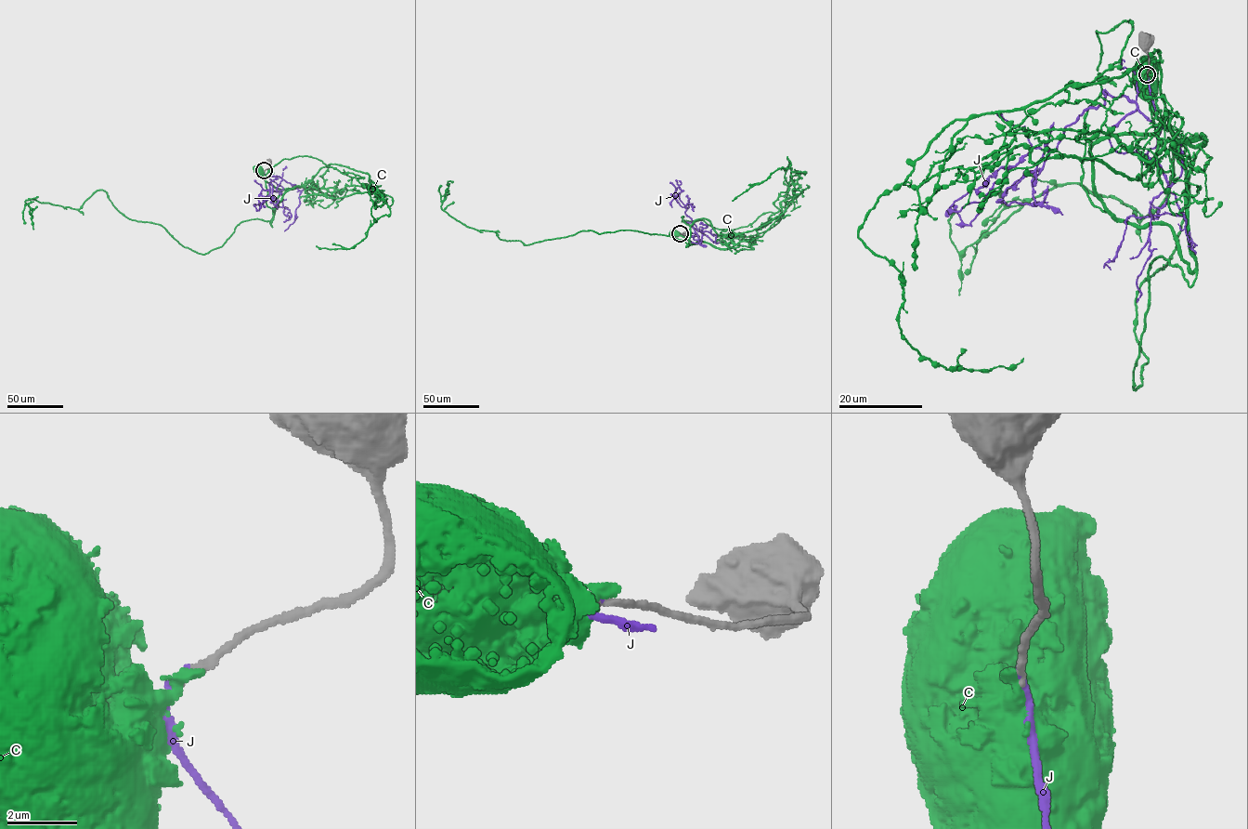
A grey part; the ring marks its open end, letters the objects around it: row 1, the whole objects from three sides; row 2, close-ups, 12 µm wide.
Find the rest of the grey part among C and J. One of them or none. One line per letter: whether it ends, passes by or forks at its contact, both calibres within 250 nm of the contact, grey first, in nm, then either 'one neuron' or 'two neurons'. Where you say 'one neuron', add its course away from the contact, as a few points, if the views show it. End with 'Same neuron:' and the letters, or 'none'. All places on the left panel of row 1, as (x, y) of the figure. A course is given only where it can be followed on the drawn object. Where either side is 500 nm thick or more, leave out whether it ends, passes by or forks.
C: it ends; calibres 220 and 360 nm; two neurons
J: it ends; calibres 200 and 180 nm; one neuron; course (264, 170), (283, 189), (277, 190), (282, 178), (271, 175), (278, 178), (258, 194), (259, 210), (254, 204)
Same neuron: J

